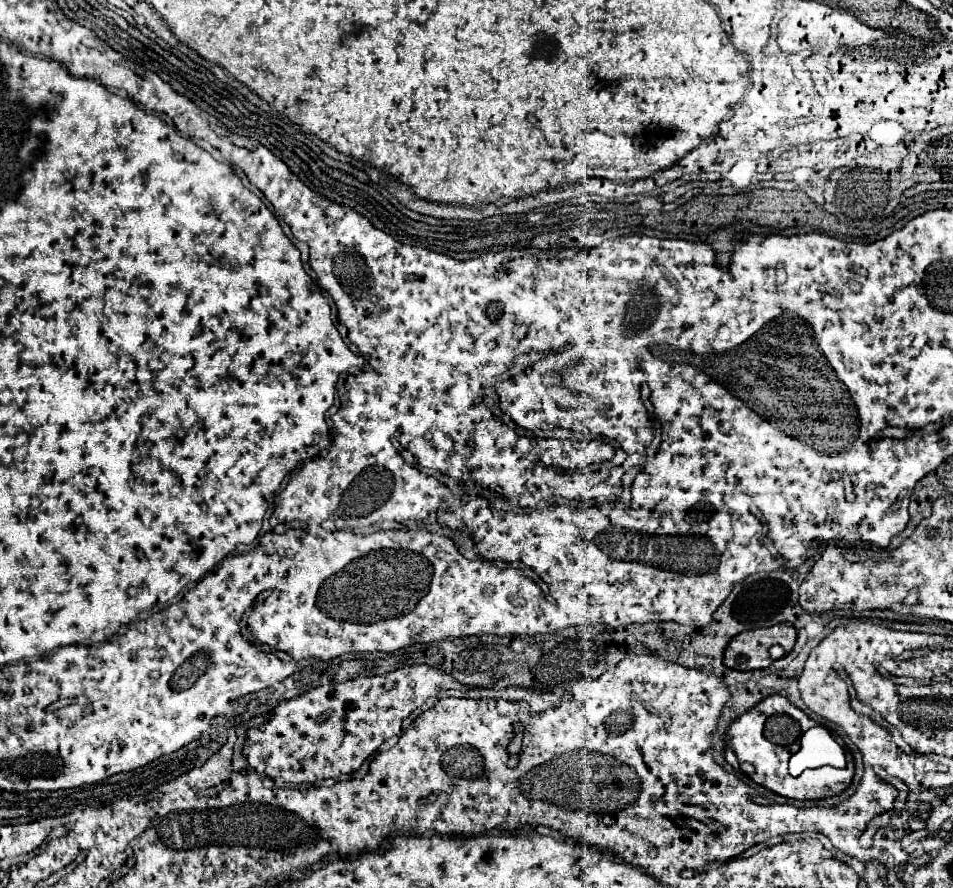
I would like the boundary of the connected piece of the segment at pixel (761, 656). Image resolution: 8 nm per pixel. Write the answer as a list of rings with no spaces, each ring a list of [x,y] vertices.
[[[777,624],[771,628],[749,630],[735,636],[723,656],[723,664],[733,670],[757,670],[767,668],[773,660],[769,656],[771,644],[781,644],[785,652],[795,646],[795,628],[791,624]]]

